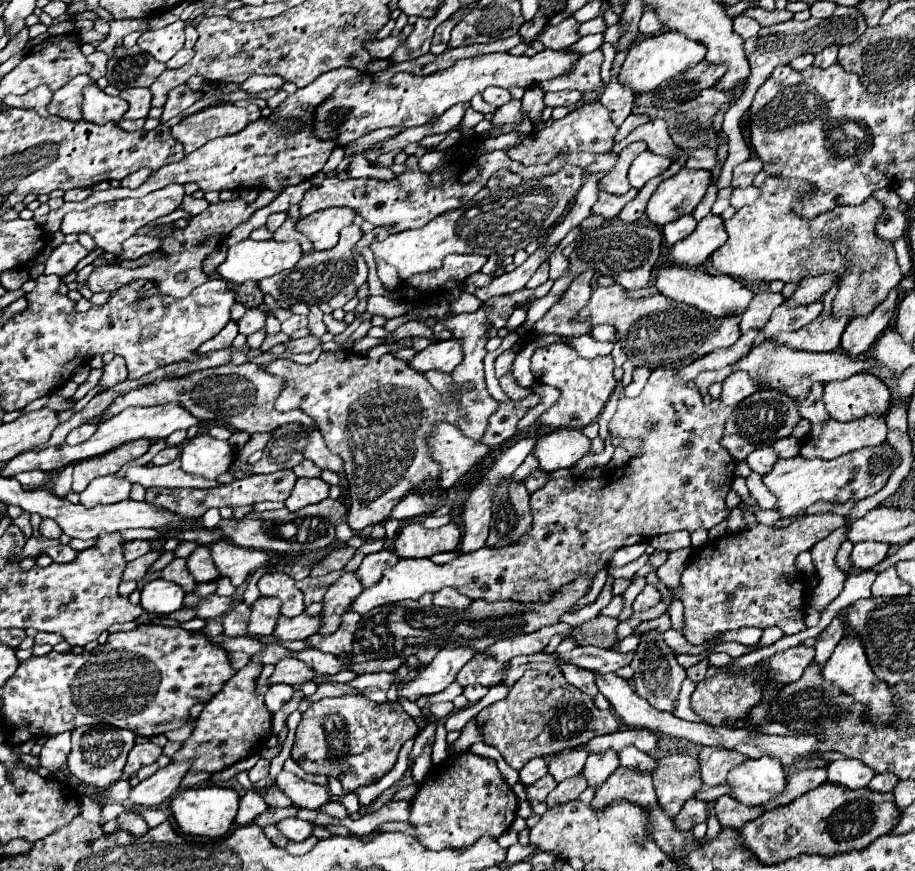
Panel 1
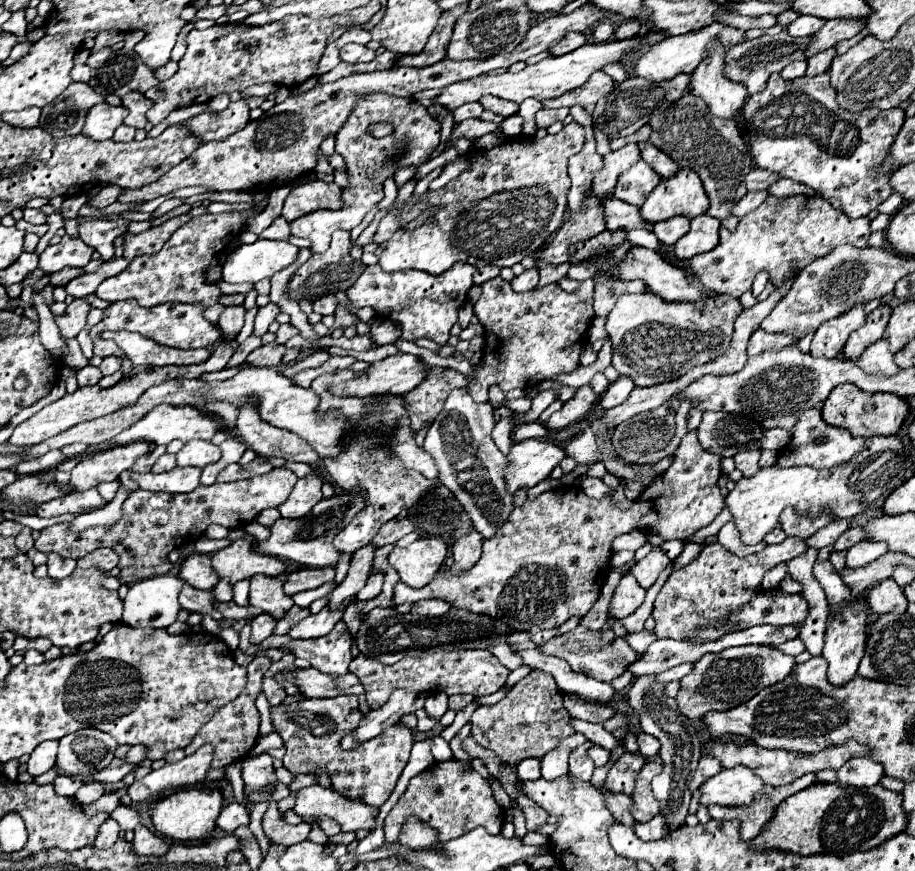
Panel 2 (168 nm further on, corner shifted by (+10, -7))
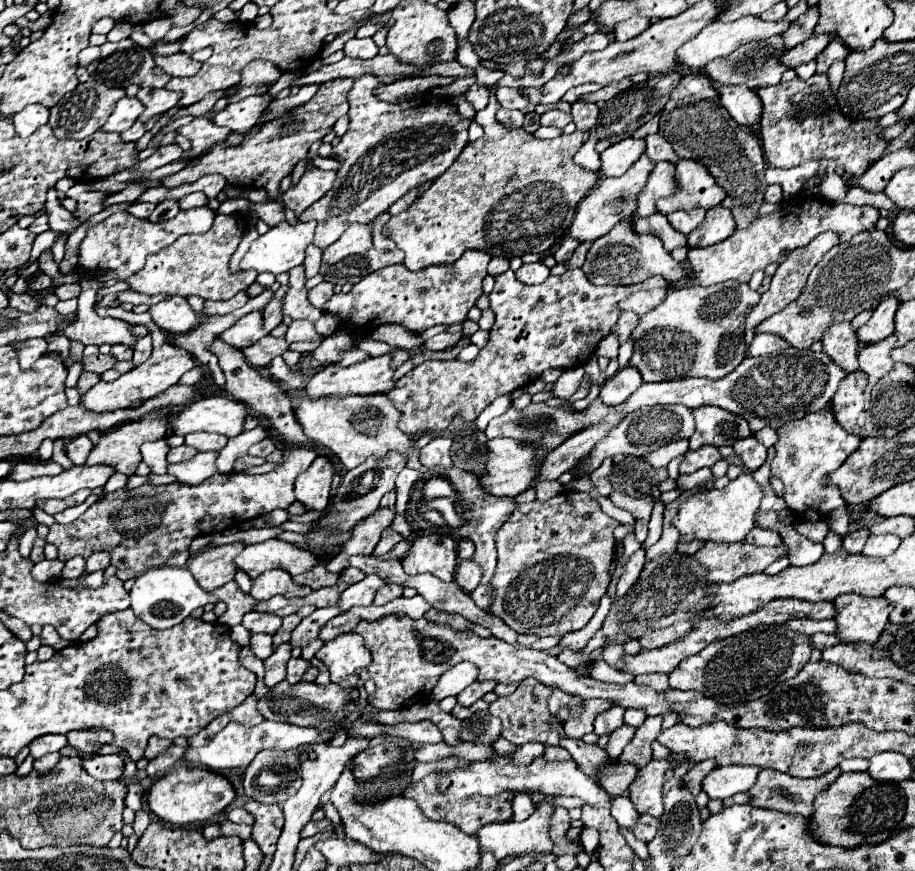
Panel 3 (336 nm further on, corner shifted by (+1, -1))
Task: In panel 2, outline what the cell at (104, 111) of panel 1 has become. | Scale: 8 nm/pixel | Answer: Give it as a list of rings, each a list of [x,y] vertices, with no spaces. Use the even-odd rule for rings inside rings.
[[[108,102],[96,104],[88,116],[86,116],[86,126],[84,132],[92,140],[108,140],[112,138],[114,130],[124,122],[126,118],[126,108],[124,106],[110,106]]]

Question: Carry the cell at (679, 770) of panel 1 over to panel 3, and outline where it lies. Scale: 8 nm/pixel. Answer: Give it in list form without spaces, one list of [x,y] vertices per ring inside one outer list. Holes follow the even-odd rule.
[[[651,760],[643,770],[637,772],[635,780],[629,786],[631,802],[639,814],[649,814],[659,818],[663,814],[663,784],[671,778],[669,760]]]

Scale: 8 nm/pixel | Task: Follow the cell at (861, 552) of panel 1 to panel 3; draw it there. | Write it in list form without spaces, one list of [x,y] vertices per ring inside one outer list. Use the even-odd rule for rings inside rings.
[[[883,534],[883,536],[869,536],[869,540],[865,542],[863,554],[865,556],[889,556],[897,550],[899,546],[899,538],[893,534]]]

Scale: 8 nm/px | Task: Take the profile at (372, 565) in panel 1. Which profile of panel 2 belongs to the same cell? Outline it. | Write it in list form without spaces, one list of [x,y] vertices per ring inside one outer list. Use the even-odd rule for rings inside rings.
[[[372,574],[366,582],[366,586],[358,592],[358,600],[366,602],[366,600],[376,598],[382,592],[382,582],[384,582],[384,574]]]

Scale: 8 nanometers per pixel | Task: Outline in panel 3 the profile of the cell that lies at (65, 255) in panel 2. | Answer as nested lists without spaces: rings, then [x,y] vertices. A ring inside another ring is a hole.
[[[201,206],[195,210],[183,210],[175,218],[167,222],[157,222],[157,224],[135,218],[129,212],[117,212],[103,220],[105,226],[103,222],[99,222],[87,230],[87,236],[78,249],[79,266],[87,270],[103,270],[103,268],[113,270],[119,280],[125,280],[131,274],[135,274],[135,270],[143,268],[143,262],[149,254],[157,254],[159,250],[171,246],[179,236],[207,232],[213,226],[213,218],[215,218],[215,212],[207,206]]]

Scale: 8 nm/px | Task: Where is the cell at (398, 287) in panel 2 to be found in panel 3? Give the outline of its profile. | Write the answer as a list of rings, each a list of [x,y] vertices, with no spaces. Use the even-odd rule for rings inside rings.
[[[467,250],[467,254],[463,254],[459,262],[453,262],[451,266],[429,266],[419,272],[411,272],[403,264],[385,266],[362,278],[349,294],[335,294],[323,310],[339,314],[347,330],[349,324],[363,328],[401,324],[411,332],[421,334],[437,324],[461,324],[467,320],[469,308],[483,294],[481,282],[487,276],[489,260],[489,254]]]

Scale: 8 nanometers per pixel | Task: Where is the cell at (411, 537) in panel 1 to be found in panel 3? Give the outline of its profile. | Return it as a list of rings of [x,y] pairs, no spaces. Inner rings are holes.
[[[425,534],[411,546],[407,558],[403,558],[403,570],[407,574],[431,572],[433,576],[451,582],[457,566],[455,540],[447,534]]]

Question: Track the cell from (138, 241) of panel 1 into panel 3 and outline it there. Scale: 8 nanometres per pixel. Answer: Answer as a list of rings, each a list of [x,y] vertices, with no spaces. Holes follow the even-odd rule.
[[[63,284],[63,286],[55,288],[53,292],[59,296],[59,300],[69,300],[69,298],[77,298],[81,294],[81,286],[79,284]]]

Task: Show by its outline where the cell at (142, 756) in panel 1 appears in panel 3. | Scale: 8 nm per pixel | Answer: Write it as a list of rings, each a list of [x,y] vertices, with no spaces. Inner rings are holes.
[[[109,754],[109,756],[85,758],[83,768],[97,780],[119,780],[123,776],[125,762],[117,754]]]

